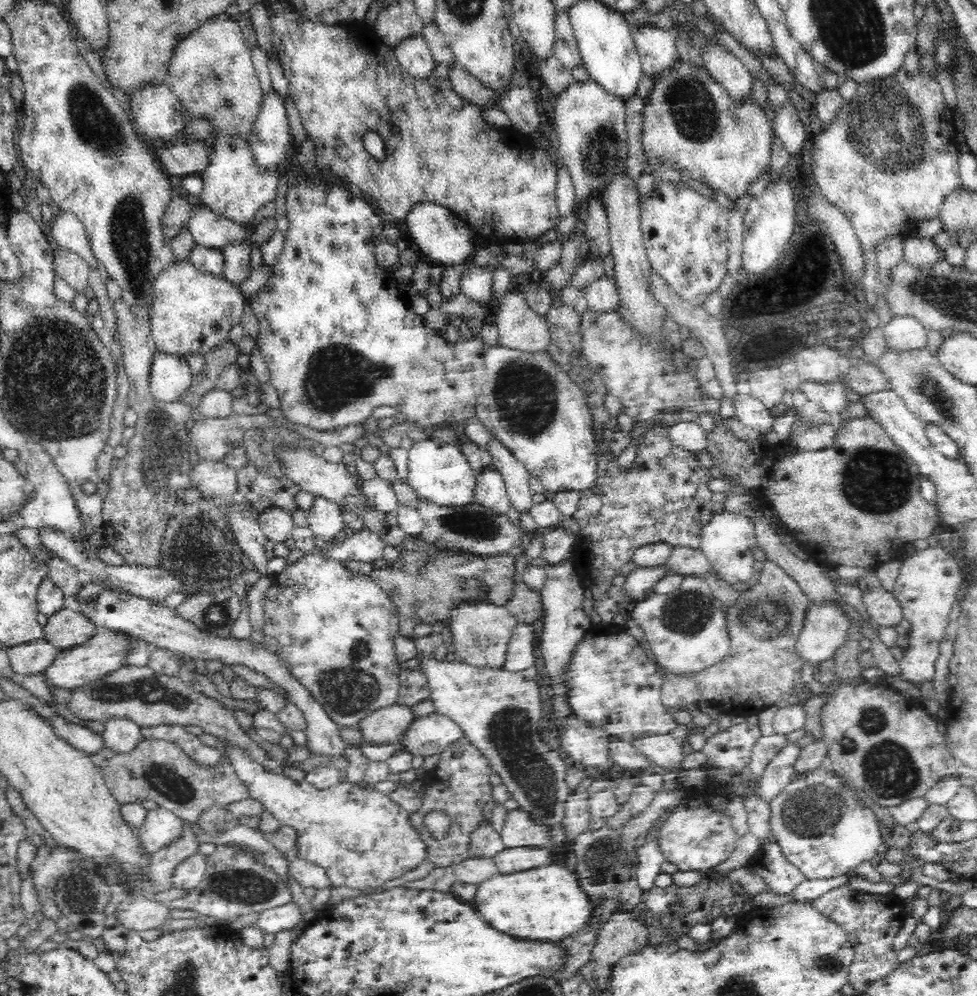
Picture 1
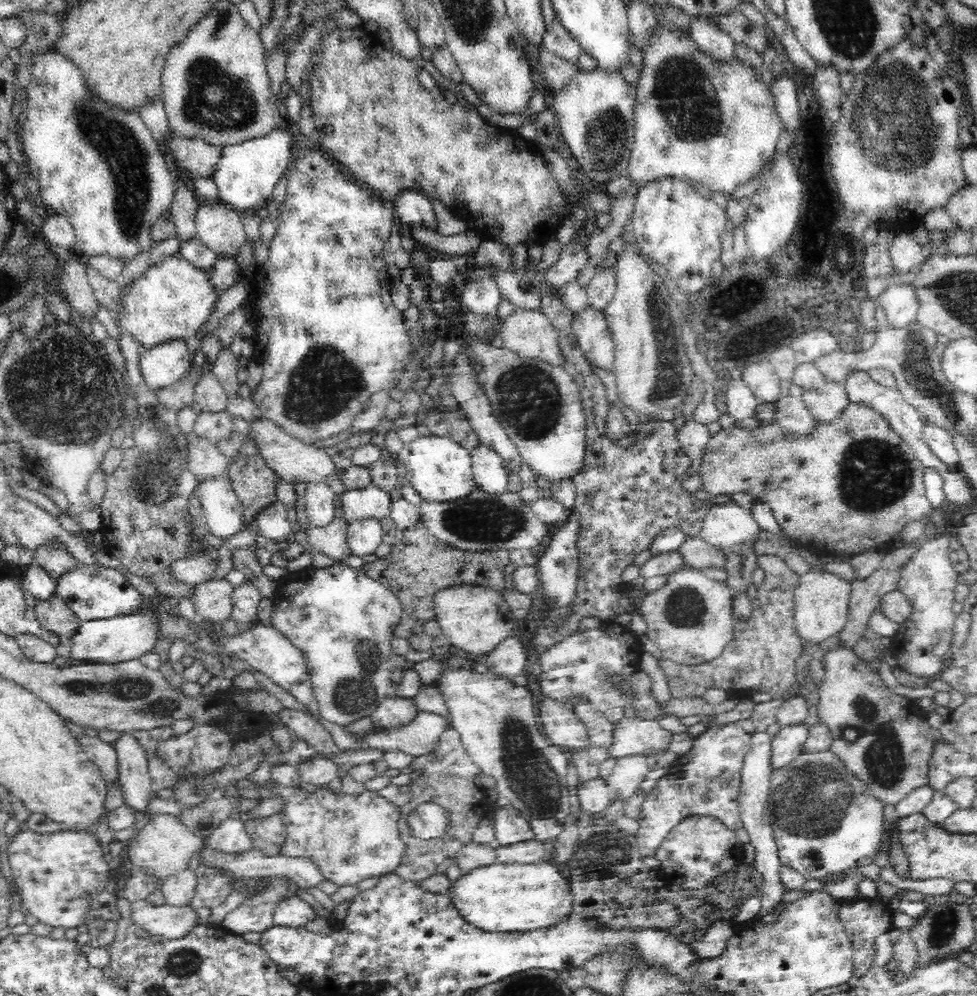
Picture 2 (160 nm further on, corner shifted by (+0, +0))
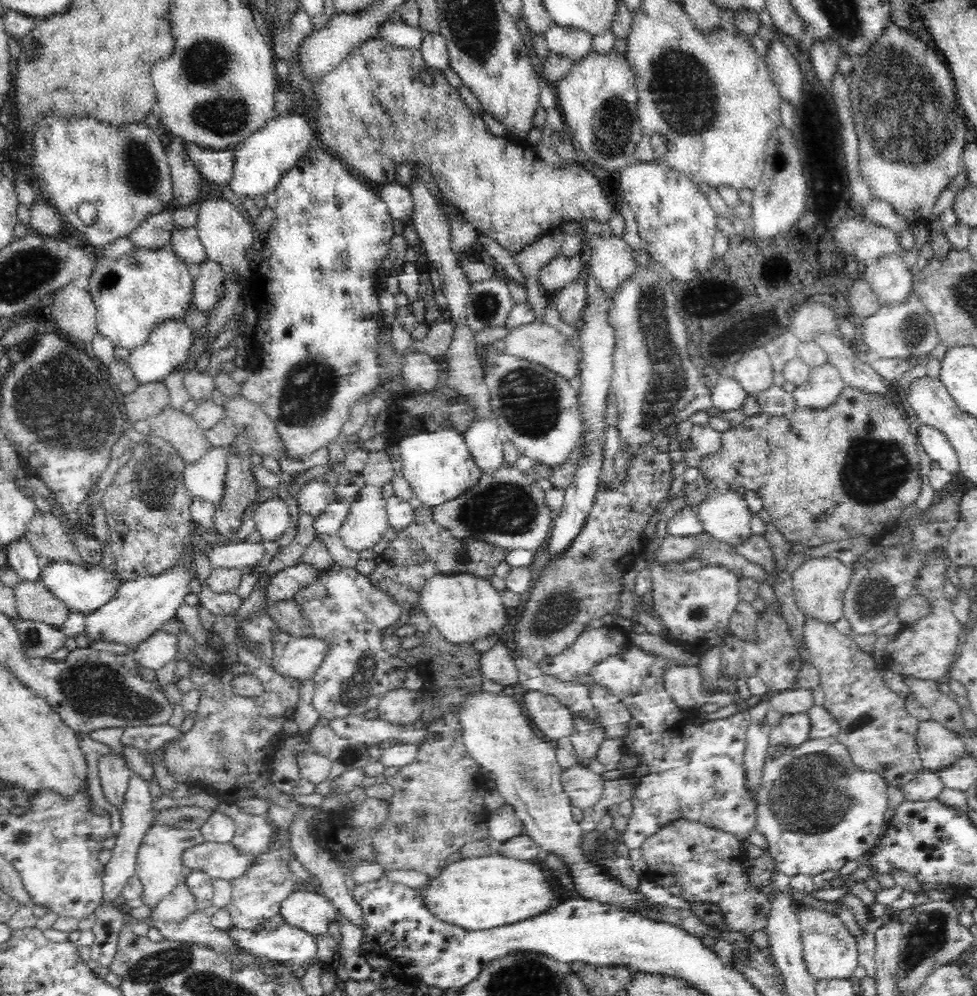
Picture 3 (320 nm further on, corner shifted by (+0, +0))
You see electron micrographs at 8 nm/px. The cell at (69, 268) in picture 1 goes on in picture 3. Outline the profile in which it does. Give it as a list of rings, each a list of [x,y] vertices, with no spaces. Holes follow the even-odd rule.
[[[68,283],[55,291],[50,314],[58,331],[76,342],[90,344],[98,333],[96,303],[86,285]]]

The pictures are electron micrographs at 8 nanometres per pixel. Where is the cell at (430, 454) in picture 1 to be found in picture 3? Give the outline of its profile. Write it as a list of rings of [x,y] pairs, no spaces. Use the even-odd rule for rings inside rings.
[[[450,429],[419,430],[414,435],[403,435],[396,444],[401,450],[403,476],[422,505],[434,507],[450,502],[468,492],[482,476],[462,433]]]

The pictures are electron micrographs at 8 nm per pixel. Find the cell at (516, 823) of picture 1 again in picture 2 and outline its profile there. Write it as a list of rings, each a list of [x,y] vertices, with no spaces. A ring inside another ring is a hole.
[[[512,805],[497,808],[493,817],[496,840],[502,846],[536,838],[527,817],[522,816]]]

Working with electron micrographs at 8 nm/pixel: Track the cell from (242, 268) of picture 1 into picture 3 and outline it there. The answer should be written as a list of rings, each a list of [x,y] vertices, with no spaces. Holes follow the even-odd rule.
[[[208,259],[201,264],[189,264],[191,276],[194,277],[194,306],[205,311],[216,306],[224,294],[227,272],[222,264]]]

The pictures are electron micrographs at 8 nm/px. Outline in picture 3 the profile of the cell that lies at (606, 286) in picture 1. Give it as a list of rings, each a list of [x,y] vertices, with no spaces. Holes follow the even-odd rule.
[[[592,234],[586,239],[588,250],[586,251],[586,263],[590,276],[600,292],[608,298],[616,290],[620,283],[632,276],[639,265],[632,249],[628,248],[620,236],[598,236]]]

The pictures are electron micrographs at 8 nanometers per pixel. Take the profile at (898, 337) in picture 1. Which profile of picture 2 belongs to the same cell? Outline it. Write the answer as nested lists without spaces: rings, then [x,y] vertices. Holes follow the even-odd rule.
[[[911,283],[889,285],[877,301],[887,316],[885,327],[891,330],[908,328],[919,320],[919,307]]]

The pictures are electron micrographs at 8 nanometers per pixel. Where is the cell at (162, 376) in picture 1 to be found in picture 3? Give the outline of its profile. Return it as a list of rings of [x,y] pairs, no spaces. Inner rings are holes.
[[[168,320],[168,322],[160,324],[160,326],[148,336],[146,344],[132,349],[129,358],[126,358],[138,382],[144,384],[166,380],[166,378],[180,366],[180,362],[186,358],[194,338],[195,334],[185,322]]]

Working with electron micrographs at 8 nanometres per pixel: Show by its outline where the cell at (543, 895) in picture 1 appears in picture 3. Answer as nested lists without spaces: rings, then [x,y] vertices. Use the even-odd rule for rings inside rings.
[[[496,851],[484,858],[449,862],[442,874],[423,889],[432,913],[468,930],[492,930],[540,916],[554,908],[556,890],[544,868],[532,861],[504,858]]]

